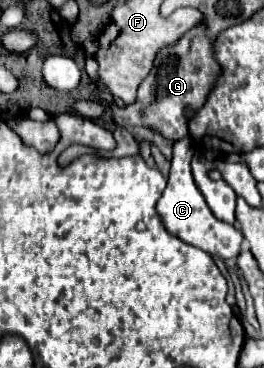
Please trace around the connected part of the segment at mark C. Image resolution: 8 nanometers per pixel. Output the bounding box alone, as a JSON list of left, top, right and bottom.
[158,136,244,258]

